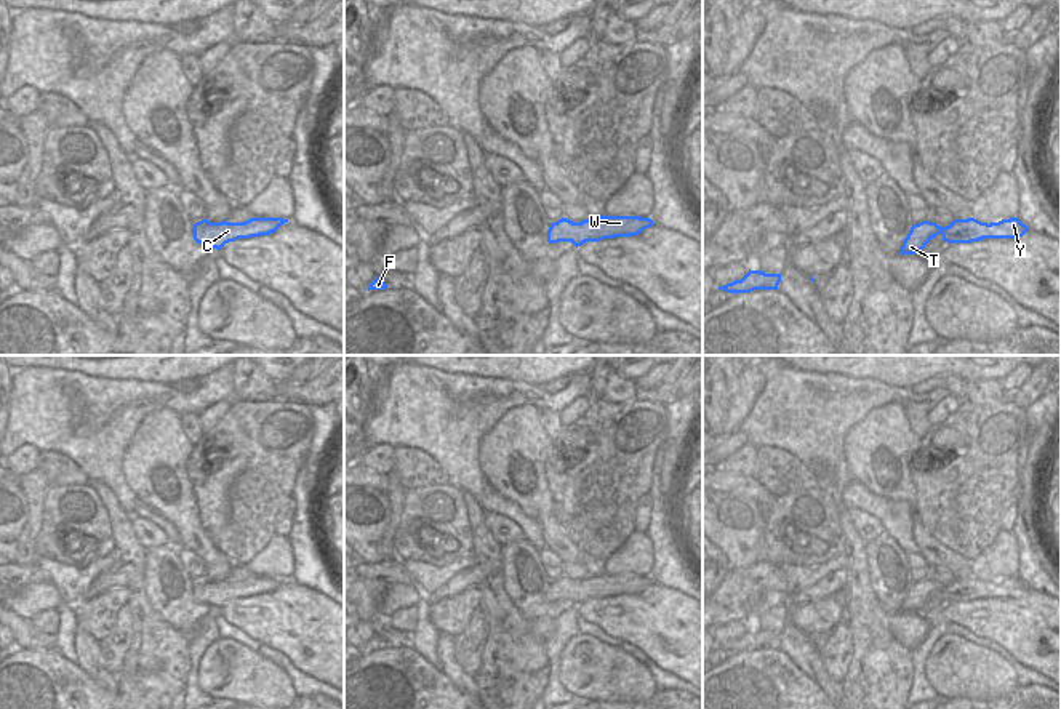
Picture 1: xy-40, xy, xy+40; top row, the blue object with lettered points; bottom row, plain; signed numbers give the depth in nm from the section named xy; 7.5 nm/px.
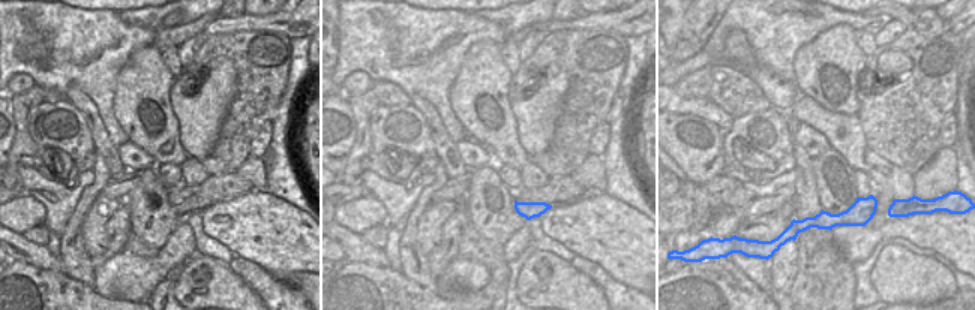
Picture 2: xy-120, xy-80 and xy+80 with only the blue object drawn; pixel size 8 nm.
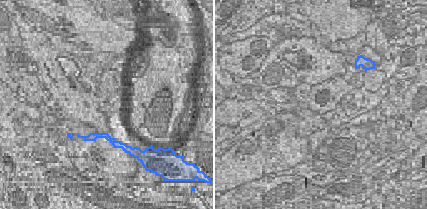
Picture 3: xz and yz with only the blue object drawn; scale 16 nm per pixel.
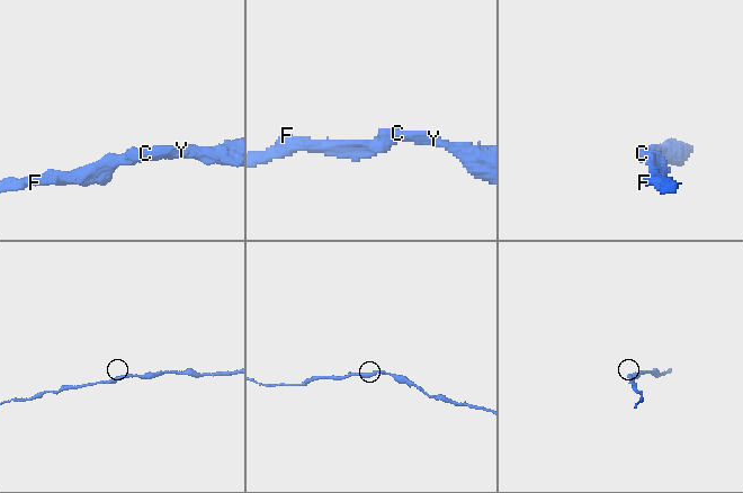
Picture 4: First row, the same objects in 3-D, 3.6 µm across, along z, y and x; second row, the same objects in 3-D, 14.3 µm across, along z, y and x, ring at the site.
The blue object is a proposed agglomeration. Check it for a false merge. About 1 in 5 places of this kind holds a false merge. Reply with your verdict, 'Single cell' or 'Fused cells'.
Single cell

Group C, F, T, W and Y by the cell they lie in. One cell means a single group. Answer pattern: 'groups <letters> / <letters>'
groups C F T W Y

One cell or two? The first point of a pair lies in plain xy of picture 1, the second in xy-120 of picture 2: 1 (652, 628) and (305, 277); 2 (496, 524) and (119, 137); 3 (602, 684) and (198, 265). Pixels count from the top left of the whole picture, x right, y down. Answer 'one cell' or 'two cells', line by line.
1: two cells
2: two cells
3: one cell

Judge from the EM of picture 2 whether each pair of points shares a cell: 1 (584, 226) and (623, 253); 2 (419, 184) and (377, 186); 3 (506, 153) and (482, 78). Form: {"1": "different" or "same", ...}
{"1": "same", "2": "same", "3": "same"}

